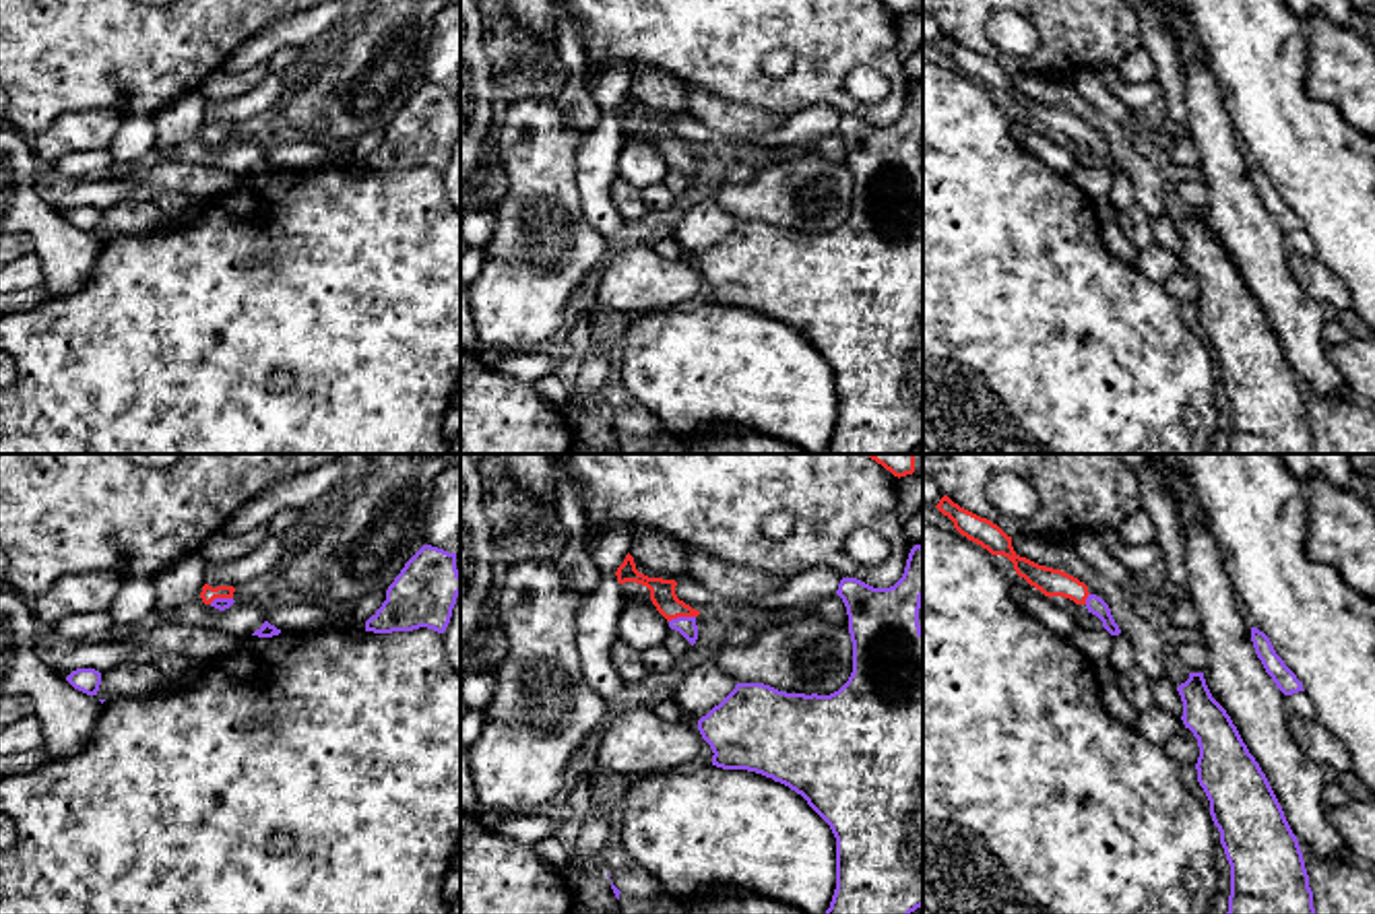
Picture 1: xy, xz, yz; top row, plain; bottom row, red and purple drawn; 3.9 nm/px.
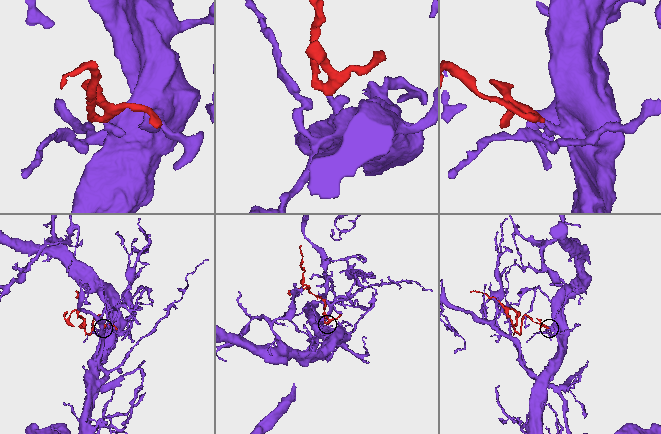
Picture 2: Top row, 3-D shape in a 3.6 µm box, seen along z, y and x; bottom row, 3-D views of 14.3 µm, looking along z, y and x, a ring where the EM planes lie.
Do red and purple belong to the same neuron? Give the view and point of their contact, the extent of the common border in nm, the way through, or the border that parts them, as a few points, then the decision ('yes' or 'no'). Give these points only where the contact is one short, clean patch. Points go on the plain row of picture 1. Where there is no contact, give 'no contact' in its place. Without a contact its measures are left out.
contact xz (682, 153); length 110 nm; way xz (663, 135), (682, 153), (686, 164); yes

